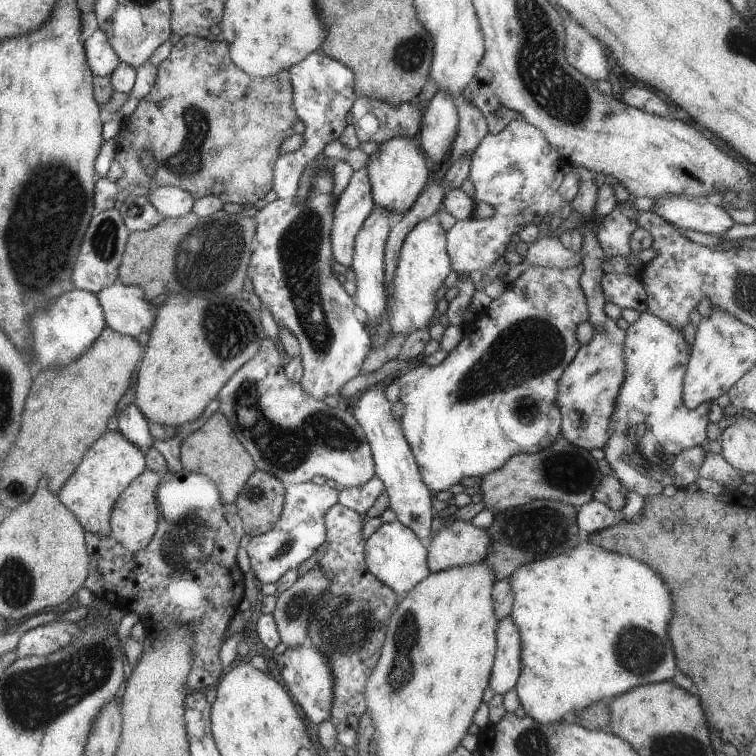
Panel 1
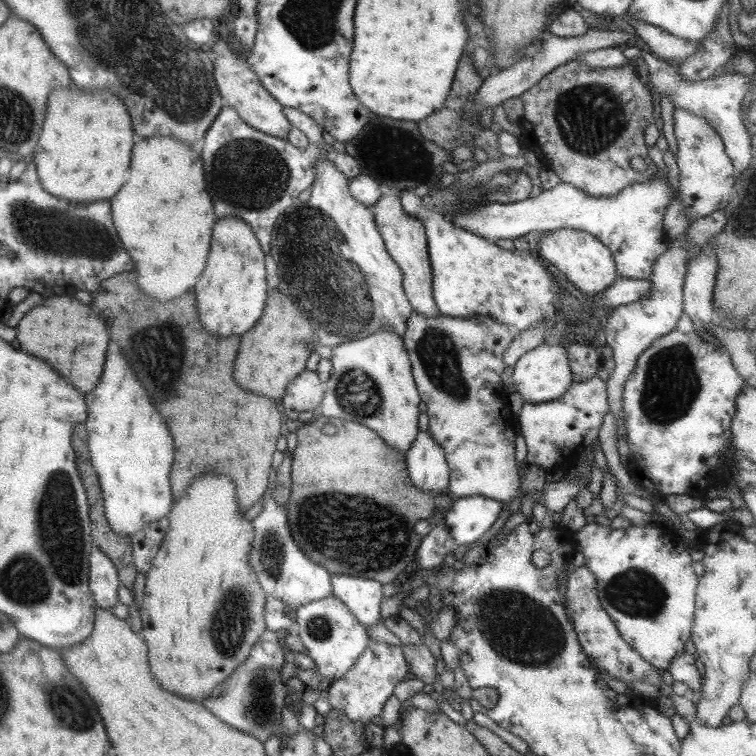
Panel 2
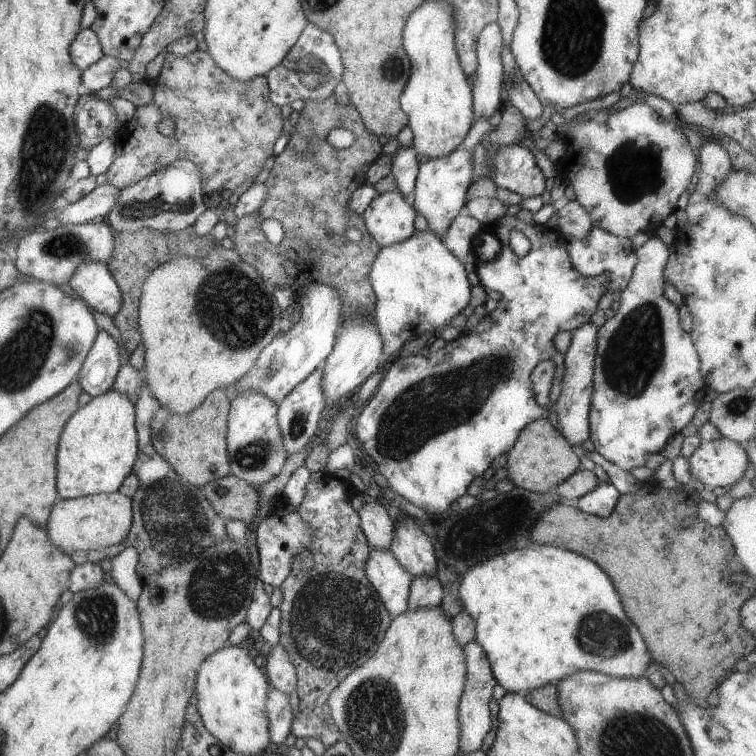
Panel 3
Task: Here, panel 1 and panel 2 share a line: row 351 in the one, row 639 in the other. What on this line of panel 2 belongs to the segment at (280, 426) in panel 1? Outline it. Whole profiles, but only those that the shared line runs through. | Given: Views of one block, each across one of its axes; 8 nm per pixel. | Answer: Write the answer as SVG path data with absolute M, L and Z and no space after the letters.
M268 629L264 630L264 634L256 640L256 644L252 644L248 658L221 685L221 696L208 696L202 700L202 704L224 723L238 731L248 733L262 744L270 736L283 739L290 725L285 703L288 690L278 676L287 660L286 650L278 642L280 635Z

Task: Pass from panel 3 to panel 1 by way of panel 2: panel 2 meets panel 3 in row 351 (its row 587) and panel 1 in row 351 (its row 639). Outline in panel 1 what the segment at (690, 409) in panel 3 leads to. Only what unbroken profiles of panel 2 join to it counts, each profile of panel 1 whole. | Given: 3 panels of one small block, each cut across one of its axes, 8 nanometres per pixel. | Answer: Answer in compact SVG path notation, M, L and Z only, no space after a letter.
M646 310L640 318L630 324L626 332L624 342L624 362L626 362L626 374L624 382L620 386L620 394L614 404L614 414L608 424L608 442L604 446L604 458L610 464L613 474L620 479L630 492L638 496L658 496L664 486L640 468L632 466L626 454L628 442L630 442L630 428L652 428L658 430L658 442L664 454L678 454L687 448L704 445L708 439L706 426L708 426L708 410L714 402L708 400L693 410L686 408L682 402L683 380L687 371L690 358L688 342L684 339L684 333L664 322L658 316L654 316Z

